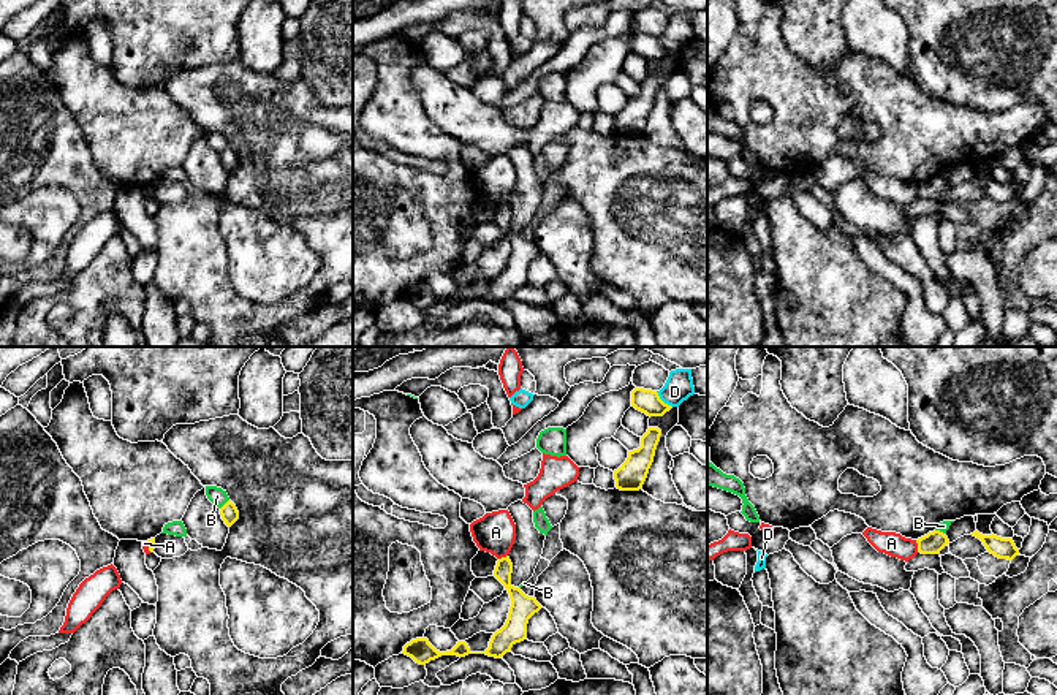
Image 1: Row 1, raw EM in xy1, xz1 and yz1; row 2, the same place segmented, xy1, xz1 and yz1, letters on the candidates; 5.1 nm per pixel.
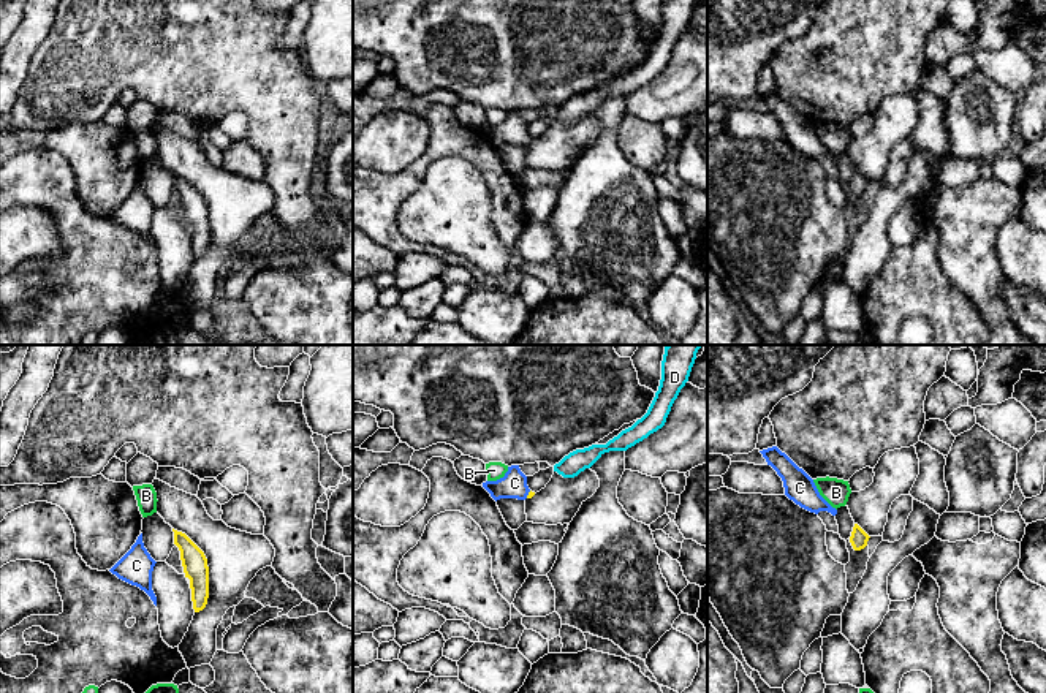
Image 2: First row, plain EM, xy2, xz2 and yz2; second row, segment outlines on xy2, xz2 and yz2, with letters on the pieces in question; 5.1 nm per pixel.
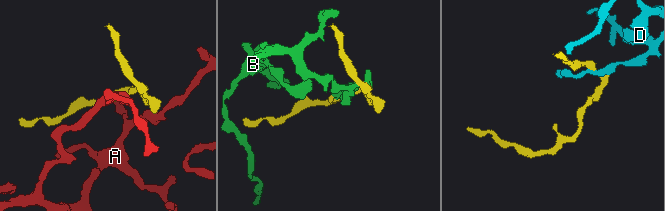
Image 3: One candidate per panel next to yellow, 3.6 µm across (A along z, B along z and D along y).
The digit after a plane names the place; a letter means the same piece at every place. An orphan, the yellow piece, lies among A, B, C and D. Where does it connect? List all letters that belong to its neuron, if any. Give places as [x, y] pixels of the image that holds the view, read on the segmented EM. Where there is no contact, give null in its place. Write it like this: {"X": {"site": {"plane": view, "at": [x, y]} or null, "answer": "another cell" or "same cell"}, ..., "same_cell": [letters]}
{"A": {"site": {"plane": "yz1", "at": [918, 546]}, "answer": "another cell"}, "B": {"site": {"plane": "xy1", "at": [225, 504]}, "answer": "another cell"}, "C": {"site": {"plane": "xz2", "at": [529, 494]}, "answer": "same cell"}, "D": {"site": {"plane": "xz1", "at": [662, 401]}, "answer": "another cell"}, "same_cell": ["C"]}

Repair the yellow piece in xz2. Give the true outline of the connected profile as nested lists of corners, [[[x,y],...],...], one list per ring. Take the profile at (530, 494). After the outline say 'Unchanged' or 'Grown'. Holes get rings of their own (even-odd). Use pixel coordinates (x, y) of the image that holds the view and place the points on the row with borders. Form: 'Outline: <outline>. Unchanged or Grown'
Outline: [[[519,465],[508,467],[503,478],[497,481],[486,481],[483,483],[483,487],[495,502],[500,498],[525,500],[535,495],[535,492],[529,489],[527,476],[521,471]]]. Grown

